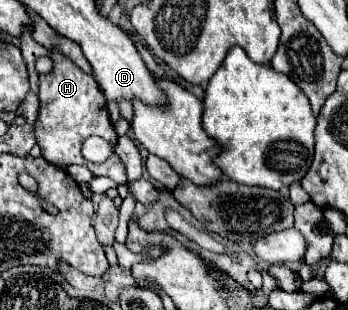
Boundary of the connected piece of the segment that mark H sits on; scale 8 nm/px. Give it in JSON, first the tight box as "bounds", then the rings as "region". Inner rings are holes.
{"bounds":[36,53,126,185],"region":[[[52,53],[52,61],[54,61],[54,71],[48,75],[40,75],[40,115],[36,121],[36,139],[44,157],[50,163],[84,165],[92,171],[94,177],[104,175],[120,185],[126,183],[126,169],[118,155],[110,155],[106,163],[96,165],[88,163],[80,153],[84,139],[96,135],[98,111],[108,111],[106,99],[98,89],[96,81],[92,79],[92,75],[84,73],[78,65],[74,65],[68,57],[62,57],[60,53]]]}

